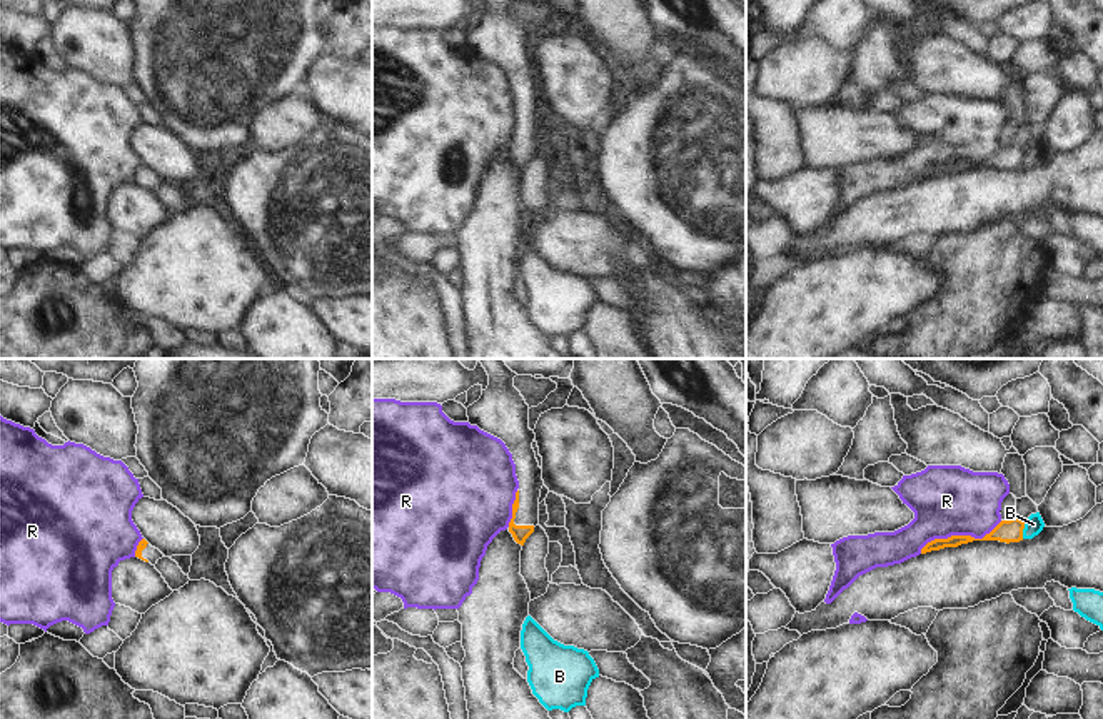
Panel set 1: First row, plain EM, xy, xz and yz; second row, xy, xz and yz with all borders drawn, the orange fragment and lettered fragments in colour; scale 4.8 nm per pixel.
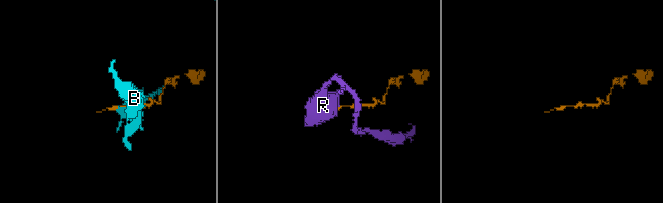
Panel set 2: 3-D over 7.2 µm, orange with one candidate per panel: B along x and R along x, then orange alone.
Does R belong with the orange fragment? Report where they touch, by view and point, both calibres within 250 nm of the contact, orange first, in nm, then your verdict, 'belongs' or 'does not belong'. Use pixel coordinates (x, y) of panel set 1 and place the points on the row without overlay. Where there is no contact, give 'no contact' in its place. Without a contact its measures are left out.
meets orange in yz at (960, 162); 110 nm thick on the orange side, 340 nm on the other; does not belong

